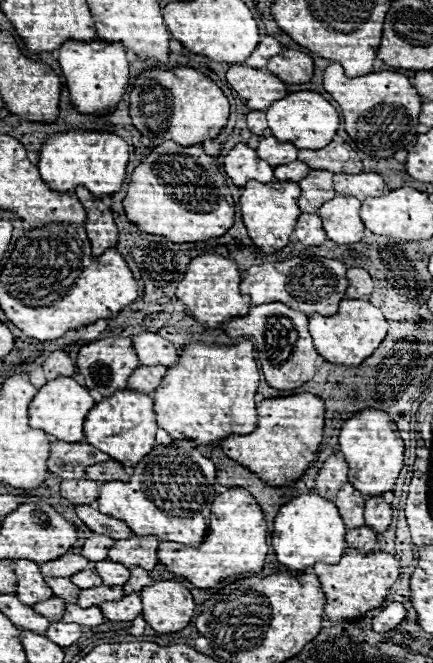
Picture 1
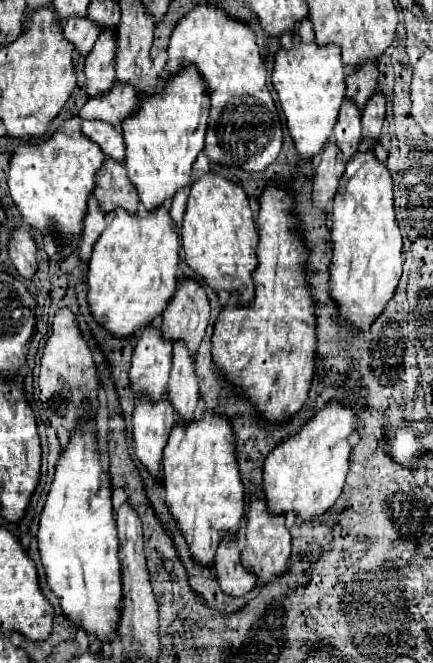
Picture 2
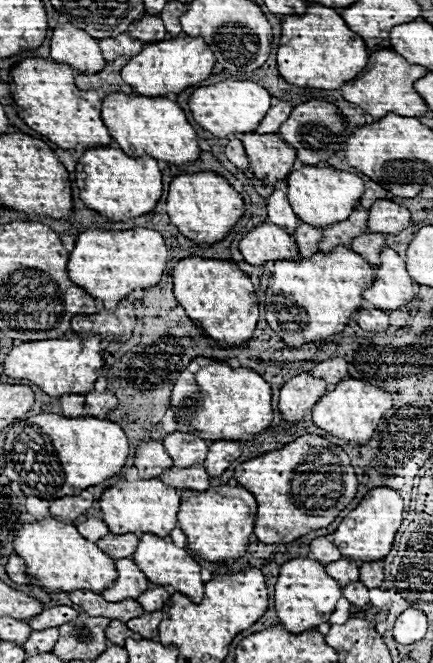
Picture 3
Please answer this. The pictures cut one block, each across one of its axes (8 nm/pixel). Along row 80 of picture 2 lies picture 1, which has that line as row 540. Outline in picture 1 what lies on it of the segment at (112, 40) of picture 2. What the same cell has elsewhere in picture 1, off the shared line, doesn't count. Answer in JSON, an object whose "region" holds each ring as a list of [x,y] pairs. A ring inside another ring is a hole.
{"region":[[[92,534],[84,546],[82,546],[82,556],[86,556],[86,560],[90,562],[98,562],[98,560],[106,560],[106,552],[114,546],[114,540],[102,534]]]}

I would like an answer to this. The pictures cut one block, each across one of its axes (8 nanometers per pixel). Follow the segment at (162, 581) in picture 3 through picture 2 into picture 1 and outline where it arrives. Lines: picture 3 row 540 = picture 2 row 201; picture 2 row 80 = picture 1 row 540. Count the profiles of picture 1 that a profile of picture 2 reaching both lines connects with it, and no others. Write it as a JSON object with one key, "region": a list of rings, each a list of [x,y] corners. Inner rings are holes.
{"region":[[[174,442],[170,446],[156,446],[136,468],[130,482],[106,482],[100,488],[98,496],[98,510],[110,518],[122,520],[128,528],[138,536],[156,536],[158,540],[178,542],[186,546],[198,546],[208,532],[208,518],[210,506],[214,502],[214,484],[216,484],[216,470],[212,460],[204,458],[196,448],[186,450],[182,442]]]}

